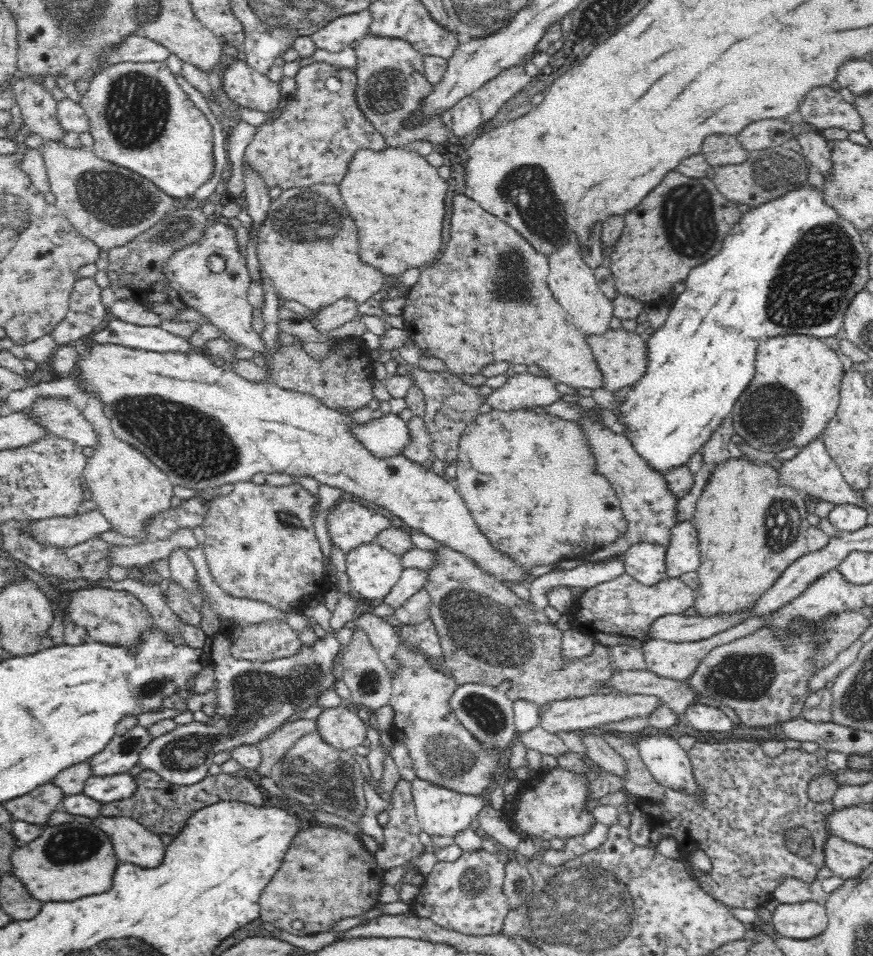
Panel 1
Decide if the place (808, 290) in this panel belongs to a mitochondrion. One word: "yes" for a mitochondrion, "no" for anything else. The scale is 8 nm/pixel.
yes

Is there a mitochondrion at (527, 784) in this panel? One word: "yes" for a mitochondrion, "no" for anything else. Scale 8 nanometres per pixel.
no

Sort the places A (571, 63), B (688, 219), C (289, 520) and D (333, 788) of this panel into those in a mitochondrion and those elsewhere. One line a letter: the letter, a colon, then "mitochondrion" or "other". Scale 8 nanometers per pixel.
A: other
B: mitochondrion
C: mitochondrion
D: mitochondrion

